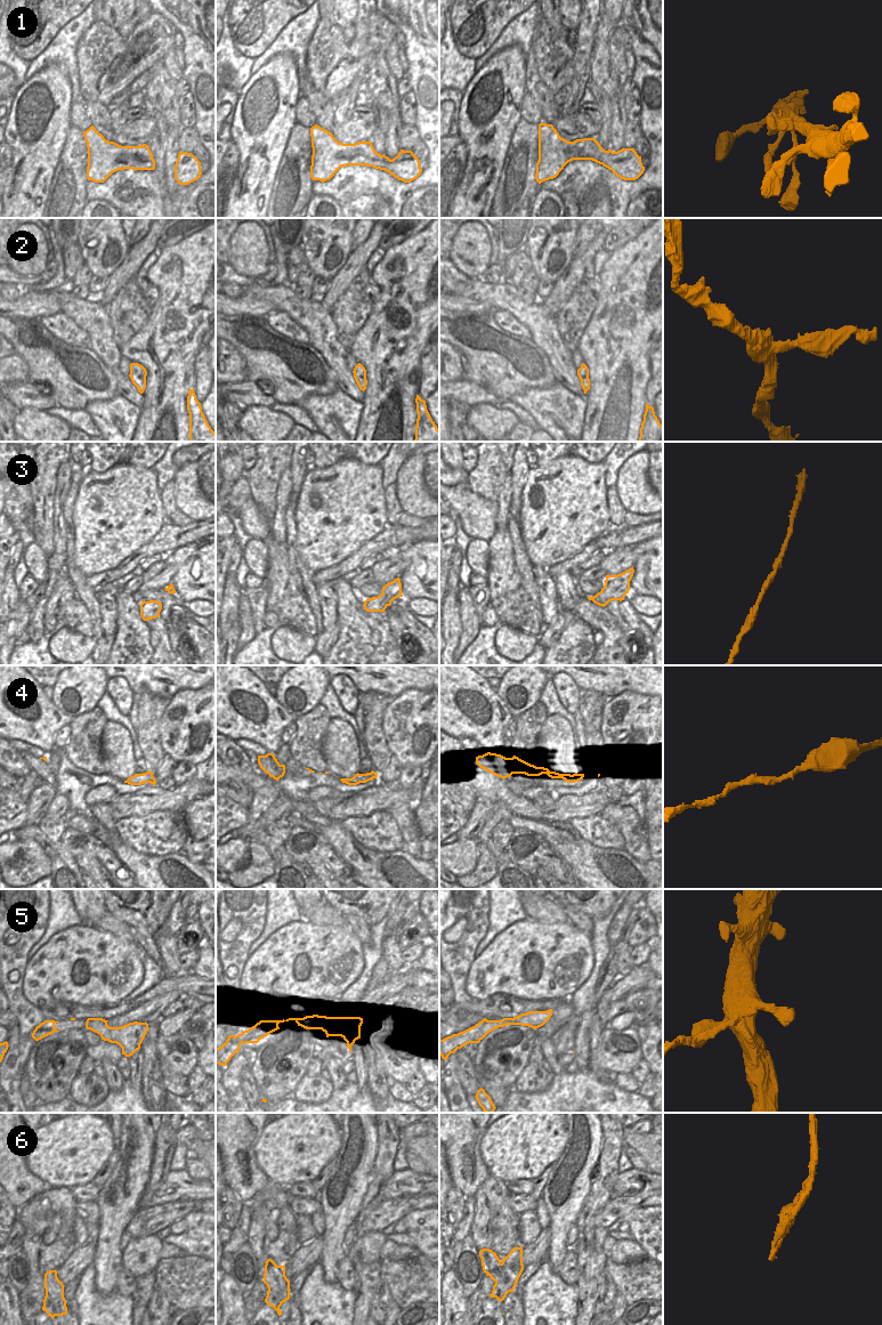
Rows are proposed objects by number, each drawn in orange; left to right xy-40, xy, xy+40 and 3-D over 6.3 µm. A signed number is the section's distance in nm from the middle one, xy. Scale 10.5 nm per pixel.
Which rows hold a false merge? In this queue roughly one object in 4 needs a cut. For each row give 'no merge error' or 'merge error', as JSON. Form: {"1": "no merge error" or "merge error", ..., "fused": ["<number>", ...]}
{"1": "no merge error", "2": "no merge error", "3": "no merge error", "4": "no merge error", "5": "merge error", "6": "merge error", "fused": ["5", "6"]}

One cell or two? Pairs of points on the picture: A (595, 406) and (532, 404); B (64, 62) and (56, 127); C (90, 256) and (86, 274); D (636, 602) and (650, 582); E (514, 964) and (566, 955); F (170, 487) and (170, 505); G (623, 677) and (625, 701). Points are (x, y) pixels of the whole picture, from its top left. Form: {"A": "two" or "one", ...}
{"A": "two", "B": "two", "C": "two", "D": "two", "E": "one", "F": "one", "G": "two"}

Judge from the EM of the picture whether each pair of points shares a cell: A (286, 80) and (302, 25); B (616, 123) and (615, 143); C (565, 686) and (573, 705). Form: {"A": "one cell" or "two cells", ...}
{"A": "two cells", "B": "one cell", "C": "one cell"}

